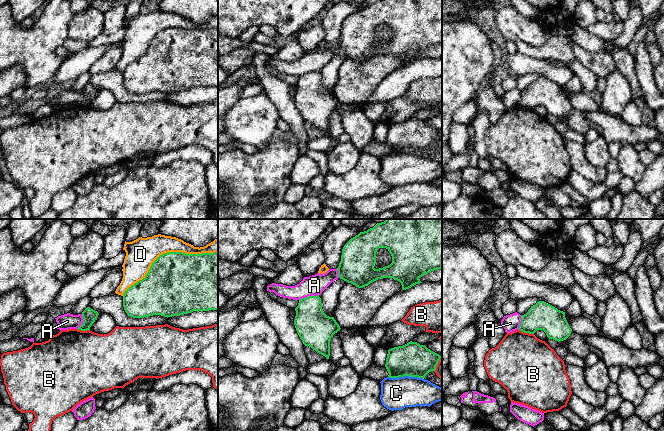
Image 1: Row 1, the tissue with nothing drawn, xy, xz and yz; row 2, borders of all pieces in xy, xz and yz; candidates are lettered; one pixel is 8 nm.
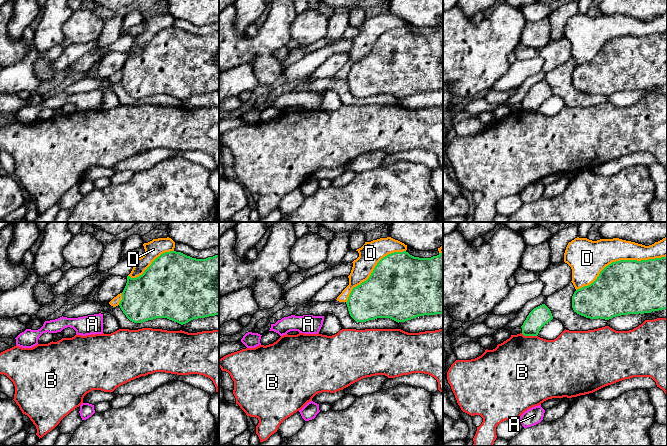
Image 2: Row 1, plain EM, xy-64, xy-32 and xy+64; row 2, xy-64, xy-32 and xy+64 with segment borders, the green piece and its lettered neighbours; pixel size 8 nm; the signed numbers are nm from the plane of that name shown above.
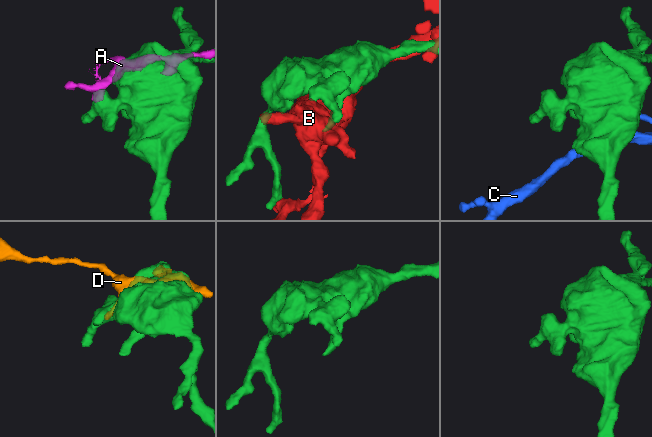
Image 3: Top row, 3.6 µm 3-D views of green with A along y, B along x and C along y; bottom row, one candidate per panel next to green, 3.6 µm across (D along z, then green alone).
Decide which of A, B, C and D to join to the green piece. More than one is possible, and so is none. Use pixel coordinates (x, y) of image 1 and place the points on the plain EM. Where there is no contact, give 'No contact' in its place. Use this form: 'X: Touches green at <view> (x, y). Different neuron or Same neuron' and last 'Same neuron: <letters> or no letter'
A: Touches green at xz (308, 72). Same neuron
B: Touches green at yz (526, 108). Different neuron
C: Touches green at xz (406, 151). Different neuron
D: Touches green at xy (166, 29). Different neuron
Same neuron: A

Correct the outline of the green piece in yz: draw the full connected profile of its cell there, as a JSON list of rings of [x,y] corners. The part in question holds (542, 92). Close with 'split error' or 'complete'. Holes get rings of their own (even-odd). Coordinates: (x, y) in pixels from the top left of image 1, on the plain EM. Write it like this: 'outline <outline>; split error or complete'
outline [[[538,77],[524,91],[515,88],[504,92],[501,101],[506,109],[520,106],[534,110],[537,106],[543,106],[549,115],[558,118],[566,116],[572,108],[565,88],[544,77]]]; split error

